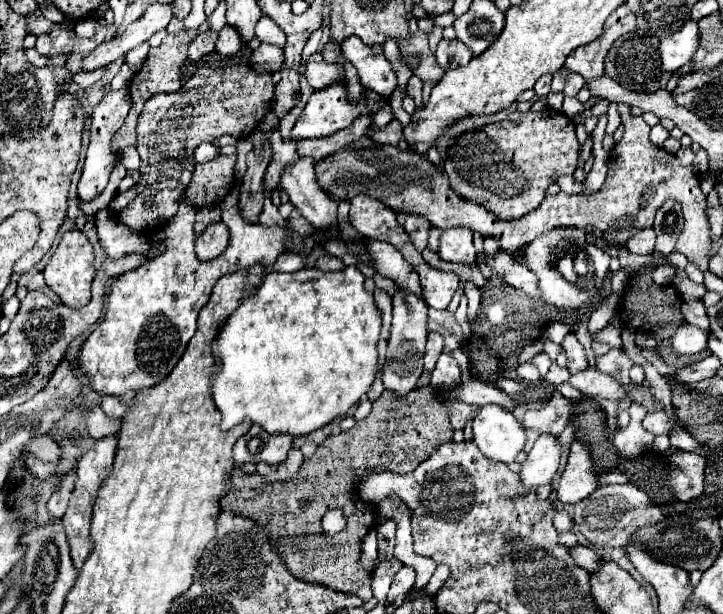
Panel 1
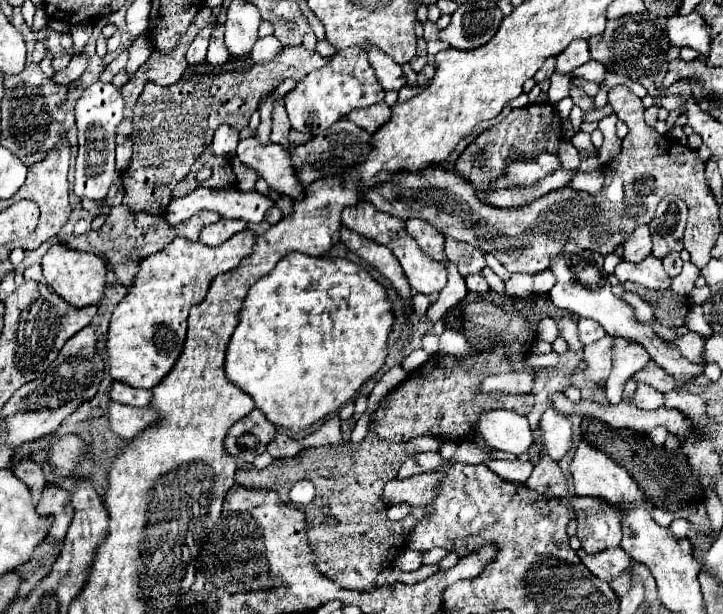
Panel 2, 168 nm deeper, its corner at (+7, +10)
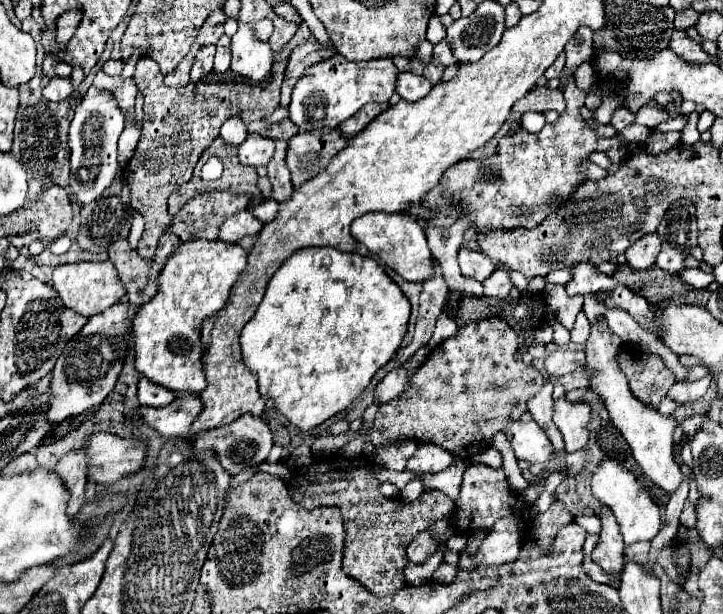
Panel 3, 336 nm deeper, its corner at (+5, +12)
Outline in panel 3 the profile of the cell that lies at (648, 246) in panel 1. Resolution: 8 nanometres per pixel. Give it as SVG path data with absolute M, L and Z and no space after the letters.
M647 234L643 238L639 238L635 244L631 244L631 248L627 248L625 258L627 264L631 264L637 270L647 270L655 264L655 256L659 254L661 248L661 240L657 234Z

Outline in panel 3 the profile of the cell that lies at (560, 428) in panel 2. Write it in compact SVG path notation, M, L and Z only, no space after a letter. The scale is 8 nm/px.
M565 396L555 400L553 422L565 438L565 450L575 452L585 448L589 440L591 406L587 402L569 402Z

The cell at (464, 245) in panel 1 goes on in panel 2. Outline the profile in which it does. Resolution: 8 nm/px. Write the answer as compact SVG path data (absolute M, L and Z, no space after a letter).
M445 238L445 256L459 268L463 276L477 274L485 266L483 252L467 242L457 242L455 238Z

